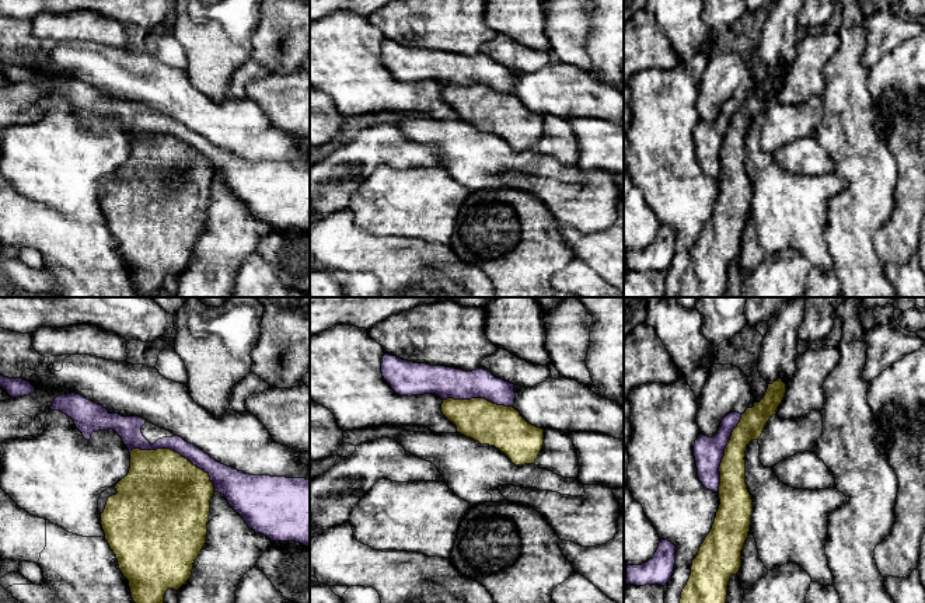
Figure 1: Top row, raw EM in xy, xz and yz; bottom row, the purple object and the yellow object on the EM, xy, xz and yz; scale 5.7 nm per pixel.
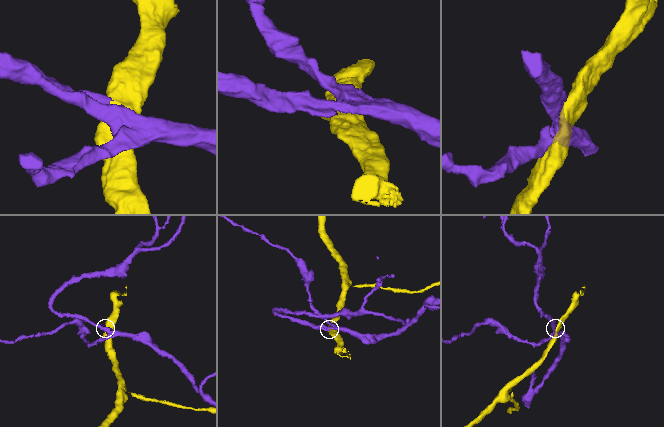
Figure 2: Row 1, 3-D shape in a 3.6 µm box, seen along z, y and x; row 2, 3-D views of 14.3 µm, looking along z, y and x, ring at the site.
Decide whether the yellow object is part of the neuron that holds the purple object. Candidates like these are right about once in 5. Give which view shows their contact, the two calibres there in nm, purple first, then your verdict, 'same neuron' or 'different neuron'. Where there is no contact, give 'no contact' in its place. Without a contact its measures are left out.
xy | 100/460 nm | different neuron

